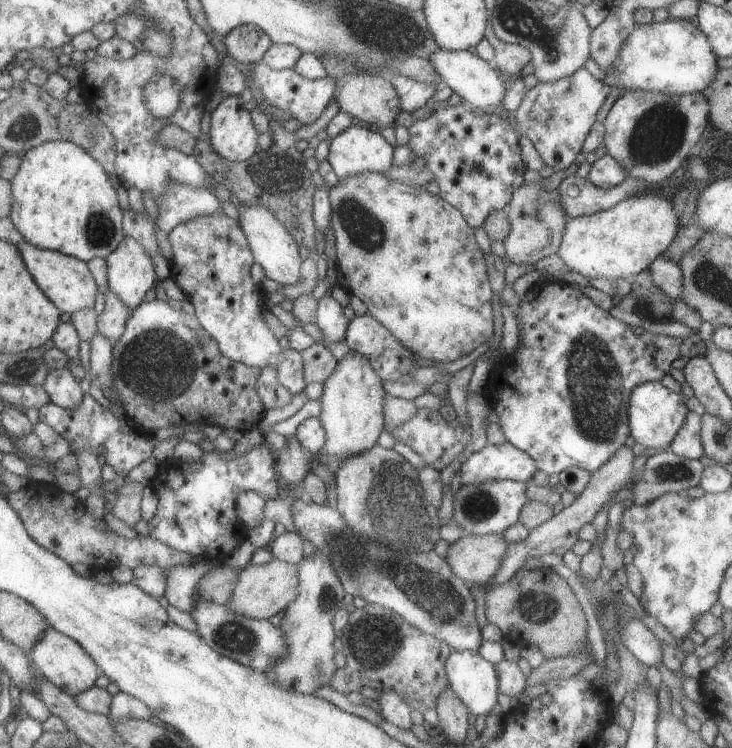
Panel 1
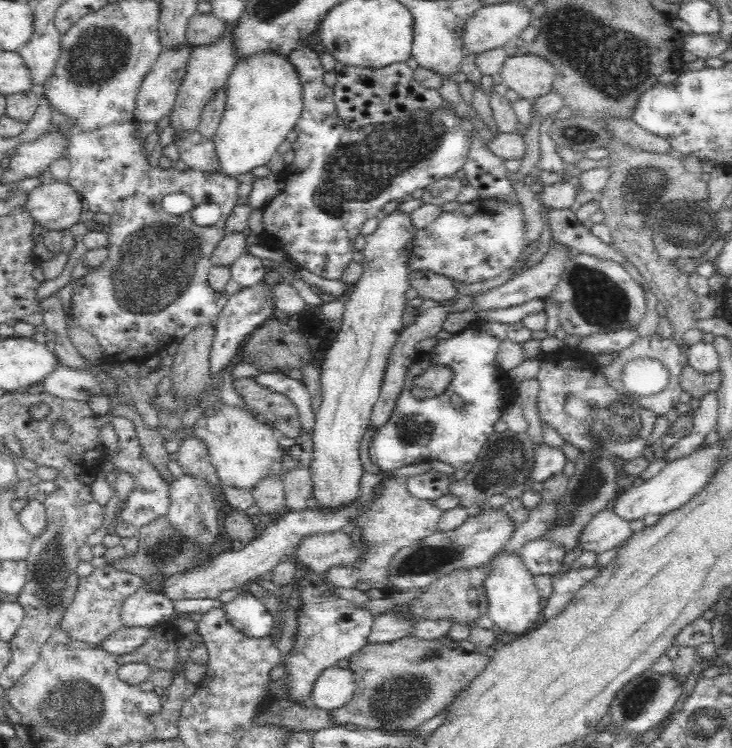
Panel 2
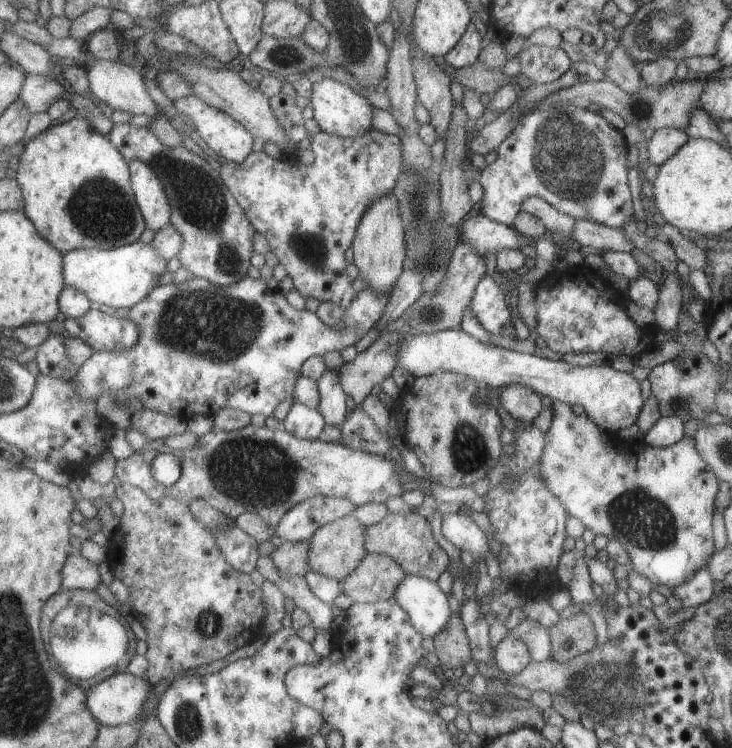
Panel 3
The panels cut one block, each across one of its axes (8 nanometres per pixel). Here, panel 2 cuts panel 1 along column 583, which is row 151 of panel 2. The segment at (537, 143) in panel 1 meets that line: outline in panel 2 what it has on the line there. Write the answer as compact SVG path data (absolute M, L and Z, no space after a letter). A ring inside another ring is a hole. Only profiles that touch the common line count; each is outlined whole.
M135 119L126 120L126 122L120 122L120 124L110 124L106 128L96 128L92 132L72 132L71 138L69 140L69 146L67 150L67 158L71 163L71 172L66 180L66 183L78 194L80 194L84 205L88 205L92 214L98 212L106 213L112 217L110 226L110 233L108 234L108 248L109 257L100 266L95 267L95 271L84 277L80 277L76 284L74 284L74 291L72 293L72 303L74 304L72 308L73 319L82 327L86 332L93 334L100 345L104 347L104 359L103 362L114 362L118 363L138 363L139 365L144 364L144 362L151 356L155 356L164 348L168 347L173 342L178 342L187 334L194 332L198 329L198 326L215 326L217 318L220 318L220 314L224 311L227 306L229 295L225 294L224 291L219 292L218 290L213 290L209 286L208 274L209 269L212 265L212 254L214 249L218 244L225 238L227 234L227 219L233 214L235 207L238 205L238 200L240 200L239 186L240 180L236 177L230 177L217 172L204 172L201 170L188 169L184 172L178 172L176 169L153 169L150 170L148 166L147 156L142 154L141 146L142 142L136 141L136 137L133 135L133 127L135 125ZM173 193L183 193L188 194L190 198L193 199L194 205L199 206L200 204L210 203L218 204L222 212L222 219L216 222L213 226L198 226L193 222L193 217L191 212L186 212L181 216L174 216L172 214L167 214L163 210L163 199L168 194Z

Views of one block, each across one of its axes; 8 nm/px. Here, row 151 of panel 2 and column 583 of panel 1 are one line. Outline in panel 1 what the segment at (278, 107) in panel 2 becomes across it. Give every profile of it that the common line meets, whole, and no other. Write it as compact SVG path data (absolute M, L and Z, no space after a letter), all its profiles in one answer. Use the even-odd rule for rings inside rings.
M650 189L627 196L611 208L595 214L569 219L565 224L556 255L569 271L597 281L636 276L667 249L679 228L675 208Z

